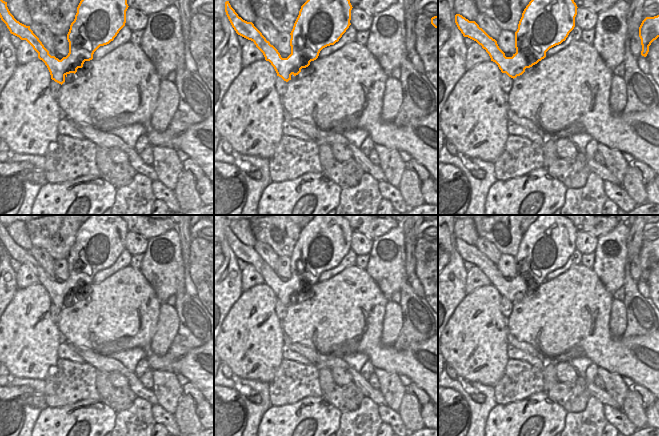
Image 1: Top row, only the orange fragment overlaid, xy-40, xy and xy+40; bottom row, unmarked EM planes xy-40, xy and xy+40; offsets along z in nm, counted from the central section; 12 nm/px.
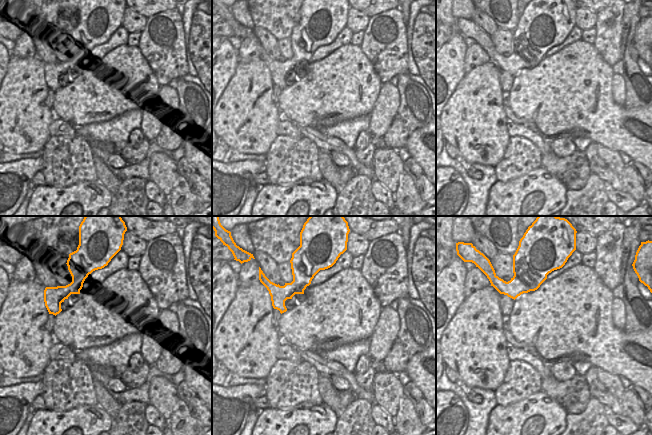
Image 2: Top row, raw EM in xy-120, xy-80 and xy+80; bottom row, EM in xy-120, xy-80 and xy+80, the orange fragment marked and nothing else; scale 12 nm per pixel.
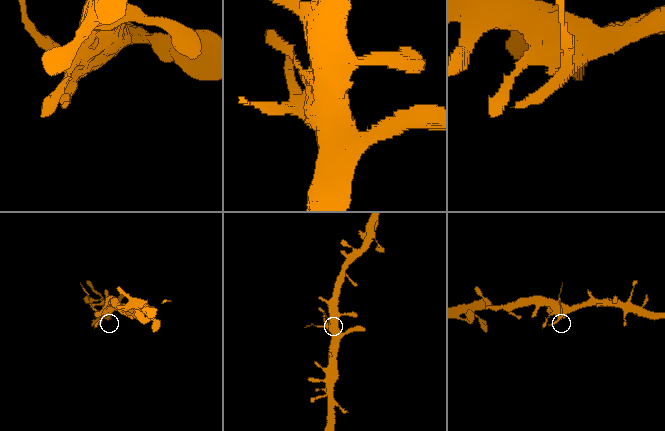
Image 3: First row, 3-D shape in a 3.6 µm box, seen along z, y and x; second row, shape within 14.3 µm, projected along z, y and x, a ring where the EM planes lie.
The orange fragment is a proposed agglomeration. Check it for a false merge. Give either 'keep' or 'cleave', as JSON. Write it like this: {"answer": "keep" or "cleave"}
{"answer": "cleave"}

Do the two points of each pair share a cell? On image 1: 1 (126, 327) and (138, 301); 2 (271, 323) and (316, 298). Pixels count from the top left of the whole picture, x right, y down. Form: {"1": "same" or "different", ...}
{"1": "same", "2": "different"}

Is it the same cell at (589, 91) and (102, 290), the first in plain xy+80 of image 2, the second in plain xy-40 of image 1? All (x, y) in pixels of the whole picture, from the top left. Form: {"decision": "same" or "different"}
{"decision": "same"}

